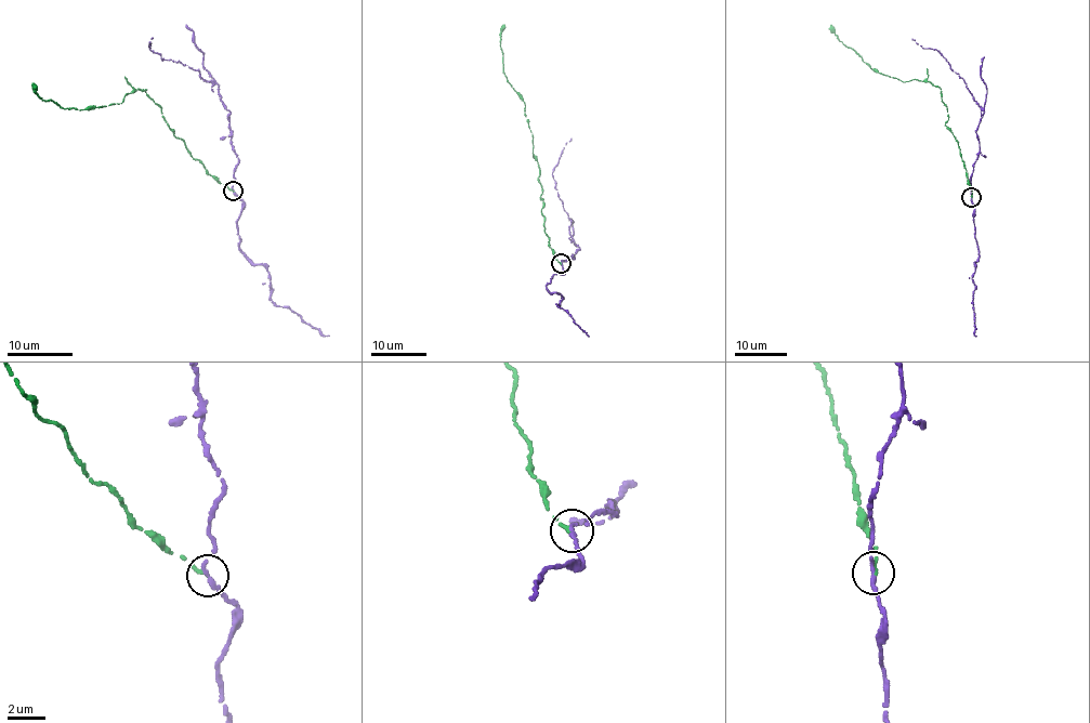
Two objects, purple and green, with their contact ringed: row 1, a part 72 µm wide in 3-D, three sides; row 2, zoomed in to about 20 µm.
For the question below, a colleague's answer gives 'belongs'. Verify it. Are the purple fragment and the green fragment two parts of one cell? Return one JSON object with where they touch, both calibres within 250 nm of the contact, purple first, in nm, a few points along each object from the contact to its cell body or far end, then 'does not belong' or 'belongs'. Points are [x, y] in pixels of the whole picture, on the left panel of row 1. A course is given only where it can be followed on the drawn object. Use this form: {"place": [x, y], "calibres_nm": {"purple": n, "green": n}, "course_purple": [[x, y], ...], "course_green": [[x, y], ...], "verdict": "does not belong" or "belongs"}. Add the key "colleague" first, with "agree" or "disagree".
{"colleague": "disagree", "place": [233, 191], "calibres_nm": {"purple": 220, "green": 200}, "course_purple": [[233, 191], [238, 158], [230, 132], [230, 112], [217, 86], [179, 61], [163, 60], [150, 50], [152, 38]], "course_green": [[233, 191], [192, 157], [145, 90], [126, 94], [121, 104], [80, 110], [41, 99], [33, 82]], "verdict": "does not belong"}

